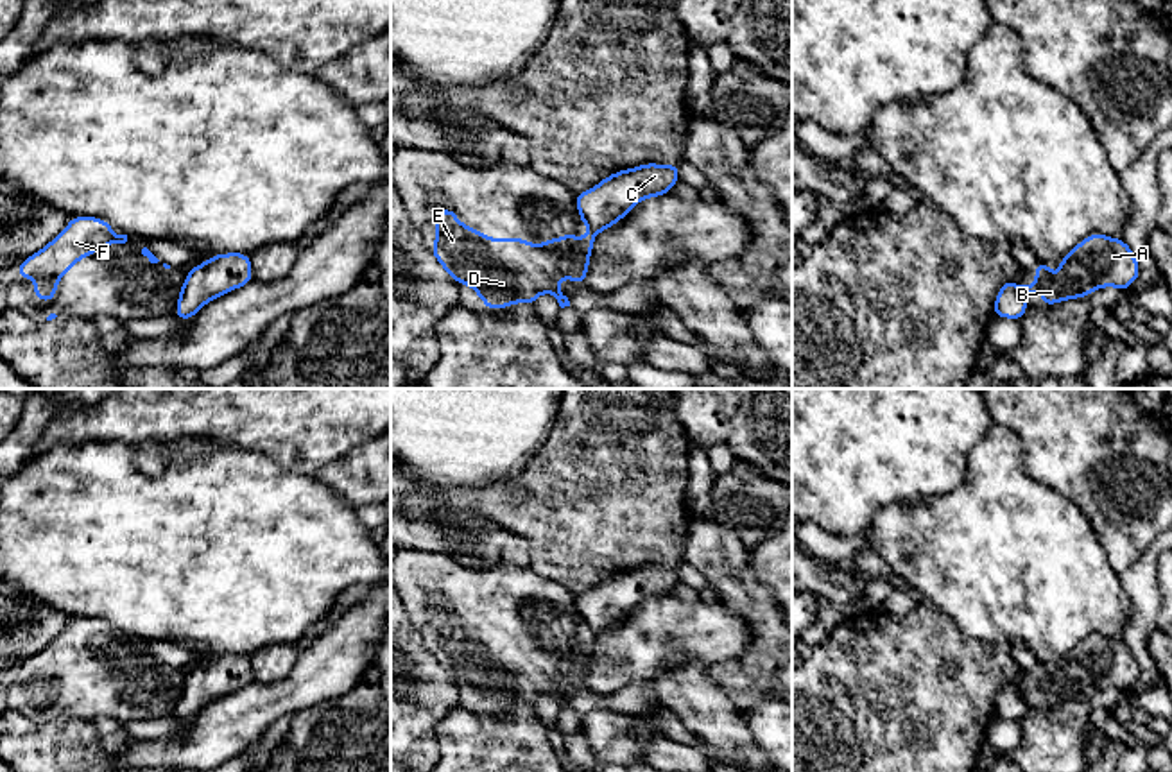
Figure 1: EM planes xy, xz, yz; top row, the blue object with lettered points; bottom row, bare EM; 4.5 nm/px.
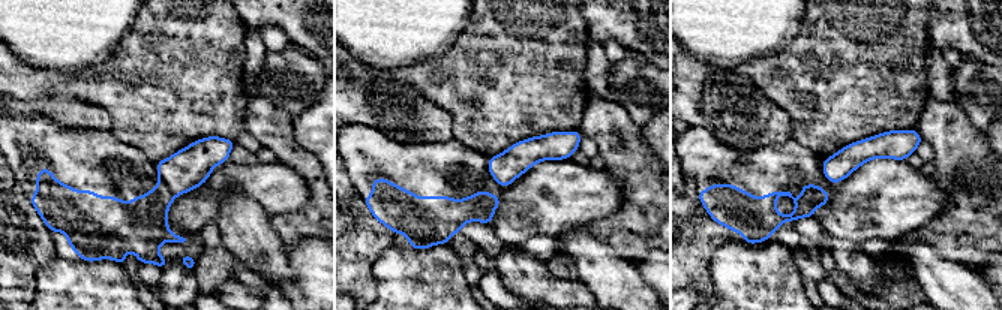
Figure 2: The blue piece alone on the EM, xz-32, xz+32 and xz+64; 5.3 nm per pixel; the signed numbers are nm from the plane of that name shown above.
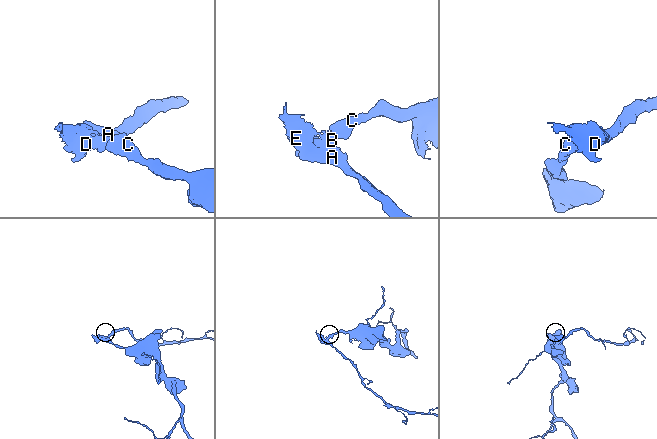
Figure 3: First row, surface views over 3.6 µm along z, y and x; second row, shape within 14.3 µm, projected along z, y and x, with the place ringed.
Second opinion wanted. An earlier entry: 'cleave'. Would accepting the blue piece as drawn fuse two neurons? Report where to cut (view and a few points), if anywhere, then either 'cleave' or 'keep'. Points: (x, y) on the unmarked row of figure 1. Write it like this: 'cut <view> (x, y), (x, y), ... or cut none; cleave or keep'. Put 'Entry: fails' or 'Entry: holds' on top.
Entry: holds
cut yz (1018, 688), (1024, 699); cleave

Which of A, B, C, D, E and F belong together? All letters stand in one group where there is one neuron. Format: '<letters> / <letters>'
A B D E F / C

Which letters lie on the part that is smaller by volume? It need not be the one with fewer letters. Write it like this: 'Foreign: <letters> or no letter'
Foreign: A, B, D, E, F

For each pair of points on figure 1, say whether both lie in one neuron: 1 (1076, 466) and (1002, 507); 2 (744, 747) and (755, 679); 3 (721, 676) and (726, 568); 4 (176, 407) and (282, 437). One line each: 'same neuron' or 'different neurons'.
1: different neurons
2: different neurons
3: same neuron
4: same neuron

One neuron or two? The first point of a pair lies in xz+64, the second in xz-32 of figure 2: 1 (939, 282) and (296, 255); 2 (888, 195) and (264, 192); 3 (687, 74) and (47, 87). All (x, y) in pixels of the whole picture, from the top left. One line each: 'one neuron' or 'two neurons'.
1: two neurons
2: one neuron
3: two neurons

